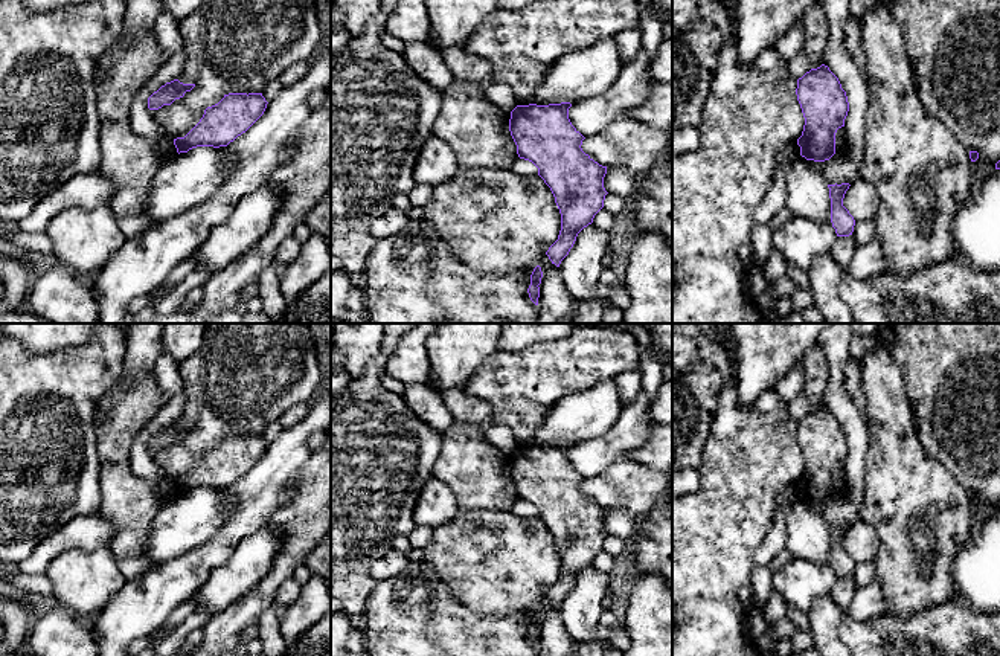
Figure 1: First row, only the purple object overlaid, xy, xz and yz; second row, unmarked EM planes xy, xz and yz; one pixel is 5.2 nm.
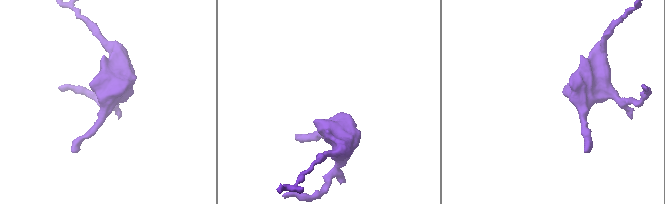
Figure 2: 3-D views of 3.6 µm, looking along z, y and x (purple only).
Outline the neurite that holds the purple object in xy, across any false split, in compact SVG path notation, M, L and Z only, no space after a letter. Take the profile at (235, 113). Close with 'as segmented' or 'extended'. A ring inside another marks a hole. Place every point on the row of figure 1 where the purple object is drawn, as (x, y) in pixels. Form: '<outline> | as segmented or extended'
M229 93L204 110L200 122L184 136L174 139L177 153L197 146L227 146L245 133L265 111L262 93Z | as segmented

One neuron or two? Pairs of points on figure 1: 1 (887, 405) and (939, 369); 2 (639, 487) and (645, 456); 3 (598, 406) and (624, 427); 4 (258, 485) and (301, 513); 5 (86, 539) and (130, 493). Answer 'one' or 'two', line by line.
1: two
2: two
3: two
4: two
5: two

